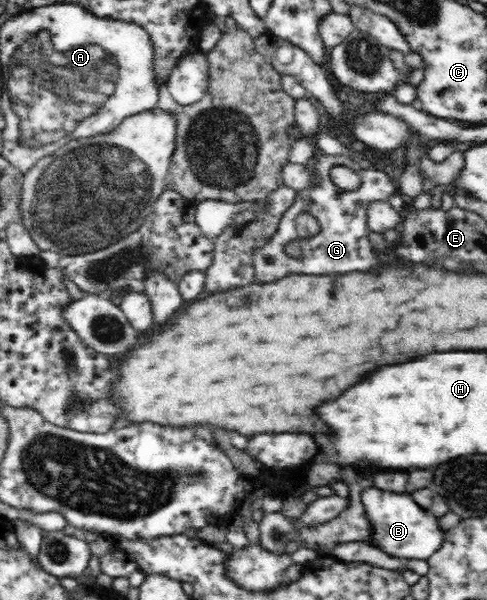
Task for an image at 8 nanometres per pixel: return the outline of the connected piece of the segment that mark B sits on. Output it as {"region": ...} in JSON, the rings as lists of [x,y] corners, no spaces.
{"region":[[[380,489],[362,491],[365,519],[372,525],[372,545],[380,547],[390,557],[399,557],[402,561],[409,559],[427,560],[440,549],[445,537],[444,530],[437,526],[437,517],[430,511],[422,509],[408,495],[394,495]]]}

